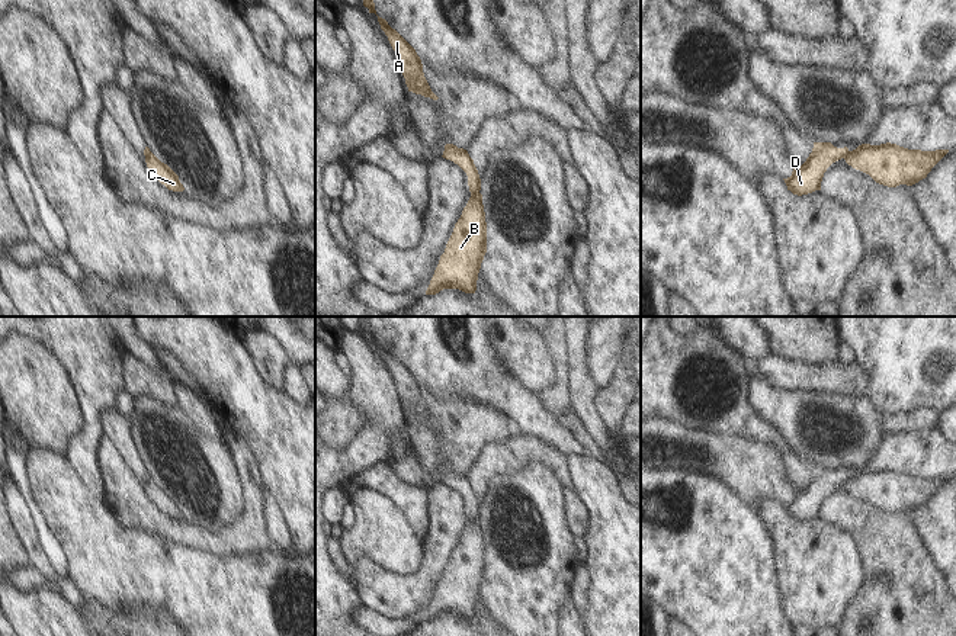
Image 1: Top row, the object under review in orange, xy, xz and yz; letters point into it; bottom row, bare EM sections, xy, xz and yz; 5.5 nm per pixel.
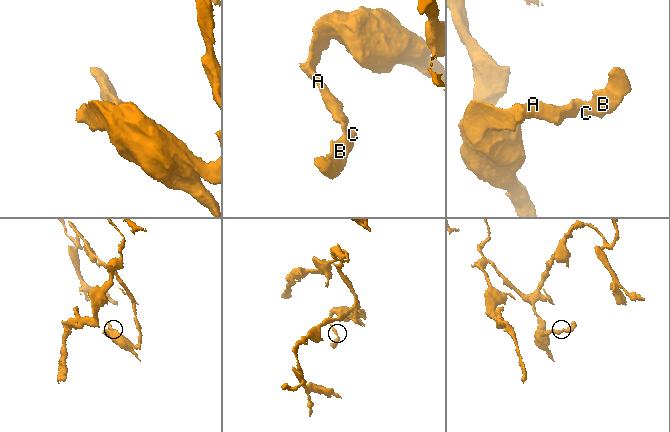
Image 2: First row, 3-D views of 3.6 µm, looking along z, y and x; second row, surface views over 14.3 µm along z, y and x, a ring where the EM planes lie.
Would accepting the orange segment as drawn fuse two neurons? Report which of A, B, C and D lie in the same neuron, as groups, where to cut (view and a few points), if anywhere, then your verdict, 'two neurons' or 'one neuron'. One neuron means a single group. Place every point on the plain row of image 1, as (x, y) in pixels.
A D / B C | xz (478, 517), (471, 520) | two neurons

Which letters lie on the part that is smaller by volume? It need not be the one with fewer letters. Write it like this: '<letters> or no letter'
B, C

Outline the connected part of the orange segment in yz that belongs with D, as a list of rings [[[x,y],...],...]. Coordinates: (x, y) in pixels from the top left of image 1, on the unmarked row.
[[[814,468],[812,478],[806,486],[795,492],[790,502],[783,504],[787,515],[798,521],[821,515],[821,507],[827,494],[848,478],[847,472],[837,473],[831,468]]]

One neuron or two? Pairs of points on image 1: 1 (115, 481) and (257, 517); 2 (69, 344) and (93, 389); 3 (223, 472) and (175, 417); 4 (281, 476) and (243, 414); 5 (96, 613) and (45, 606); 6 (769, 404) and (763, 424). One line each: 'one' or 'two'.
1: one
2: one
3: one
4: one
5: two
6: two

